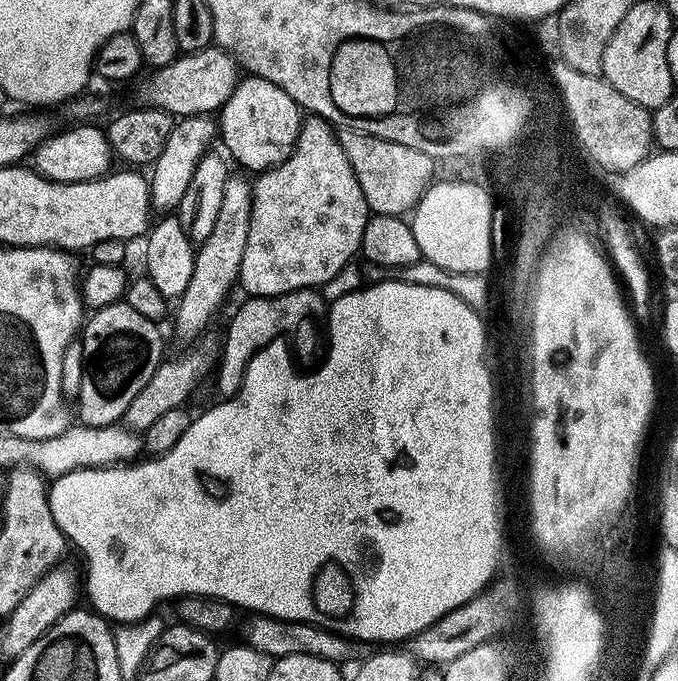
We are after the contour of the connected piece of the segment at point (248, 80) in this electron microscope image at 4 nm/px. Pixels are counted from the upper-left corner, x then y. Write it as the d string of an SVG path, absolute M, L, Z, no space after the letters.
M251 74L245 75L245 77L245 80L243 77L237 83L236 89L230 94L230 98L224 103L223 108L219 109L218 136L221 141L224 139L224 144L228 147L229 152L227 155L233 161L236 159L242 167L249 168L252 174L259 174L288 159L288 155L296 146L296 139L300 136L302 109L294 102L294 98L290 98L290 94L286 94L286 90L274 86L274 82Z

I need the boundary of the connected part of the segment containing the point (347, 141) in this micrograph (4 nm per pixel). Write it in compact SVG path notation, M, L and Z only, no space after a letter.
M341 128L338 135L369 209L373 213L381 212L391 216L411 213L416 203L423 198L428 185L433 183L433 157L398 142L383 140L365 132L355 132L353 128Z

